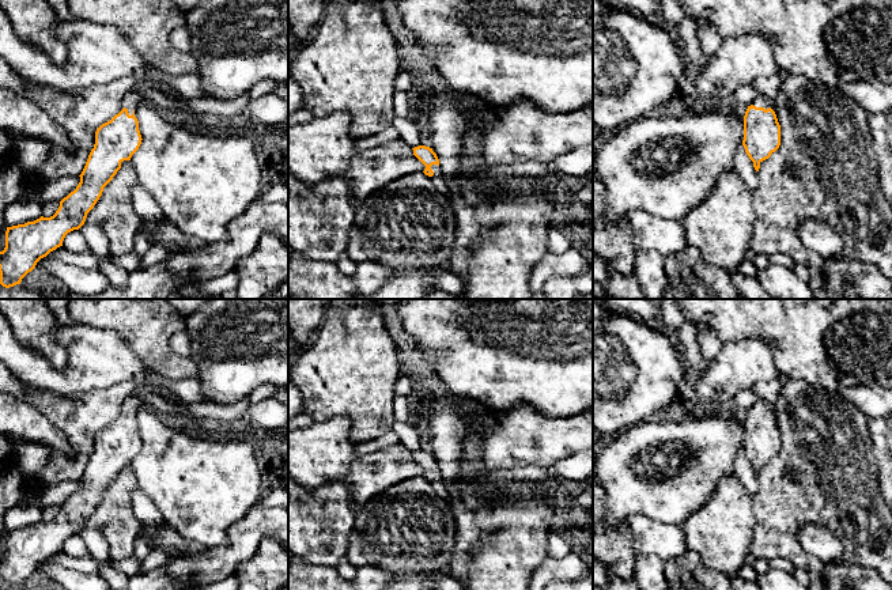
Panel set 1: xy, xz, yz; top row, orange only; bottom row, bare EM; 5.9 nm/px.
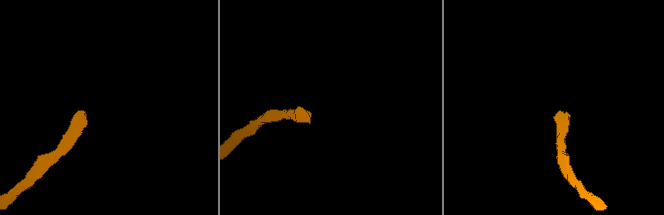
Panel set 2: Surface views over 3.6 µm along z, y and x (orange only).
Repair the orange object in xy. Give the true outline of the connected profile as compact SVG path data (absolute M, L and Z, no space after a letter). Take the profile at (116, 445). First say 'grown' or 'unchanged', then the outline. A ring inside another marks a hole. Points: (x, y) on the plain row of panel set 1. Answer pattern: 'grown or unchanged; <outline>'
grown; M139 394L129 396L122 405L124 413L97 434L94 453L79 480L80 487L60 506L53 521L7 532L5 552L0 556L1 590L20 589L41 563L63 551L68 537L84 529L103 492L141 449L139 426L135 421L135 413L141 406L145 404Z

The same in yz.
grown; M757 401L744 420L742 450L756 476L780 450L780 430L771 411L772 406Z

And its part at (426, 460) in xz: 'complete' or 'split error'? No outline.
split error

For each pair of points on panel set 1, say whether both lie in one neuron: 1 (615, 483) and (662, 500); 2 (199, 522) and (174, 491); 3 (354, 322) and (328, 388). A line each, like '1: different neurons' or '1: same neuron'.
1: same neuron
2: same neuron
3: same neuron

